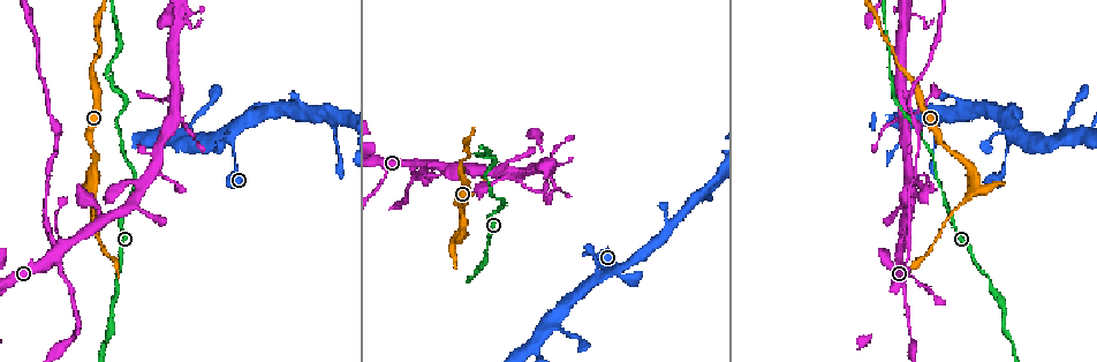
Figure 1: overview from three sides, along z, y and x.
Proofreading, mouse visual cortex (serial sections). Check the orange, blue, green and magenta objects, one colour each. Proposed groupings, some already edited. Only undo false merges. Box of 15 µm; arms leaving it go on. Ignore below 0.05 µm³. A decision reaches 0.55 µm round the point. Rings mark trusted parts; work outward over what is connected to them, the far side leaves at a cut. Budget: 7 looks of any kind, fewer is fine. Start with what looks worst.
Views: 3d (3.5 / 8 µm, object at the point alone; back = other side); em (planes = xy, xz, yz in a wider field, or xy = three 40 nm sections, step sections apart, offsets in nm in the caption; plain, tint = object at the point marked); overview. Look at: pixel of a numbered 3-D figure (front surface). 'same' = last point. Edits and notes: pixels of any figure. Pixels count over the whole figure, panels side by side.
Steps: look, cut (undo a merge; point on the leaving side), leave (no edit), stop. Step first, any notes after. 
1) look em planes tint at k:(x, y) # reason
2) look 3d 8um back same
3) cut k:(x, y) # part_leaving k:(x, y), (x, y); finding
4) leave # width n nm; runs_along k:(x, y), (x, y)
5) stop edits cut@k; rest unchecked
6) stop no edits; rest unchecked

look 3d 3.5um at 1:(424, 164) # two arms at a narrow angle

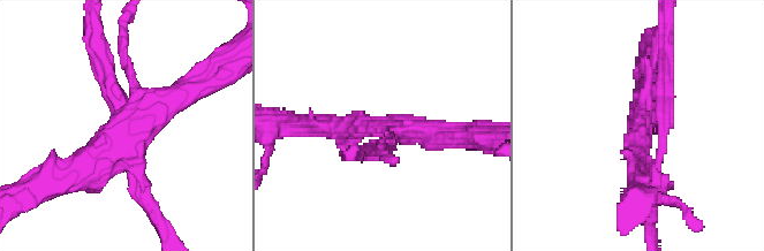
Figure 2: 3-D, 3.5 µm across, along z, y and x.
look em xy step 5 tint at 2:(129, 132)

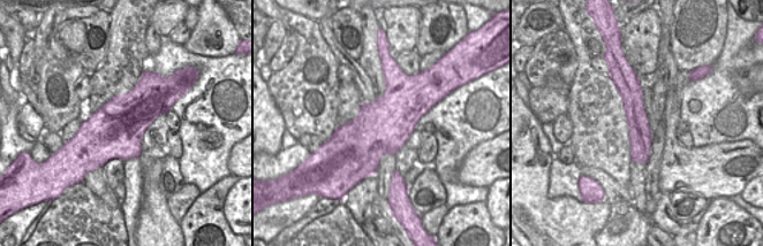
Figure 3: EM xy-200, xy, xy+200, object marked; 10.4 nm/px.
look em xy step 3 tint same

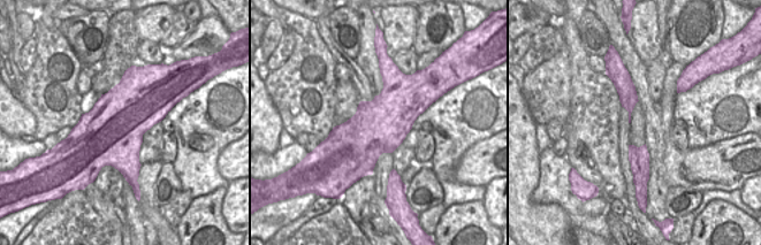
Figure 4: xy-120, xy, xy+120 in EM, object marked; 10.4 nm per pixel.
cut 2:(667, 88) # part_leaving 2:(657, 123), (663, 115), (666, 31); a second cell is stuck on

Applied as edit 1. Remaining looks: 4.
look overview

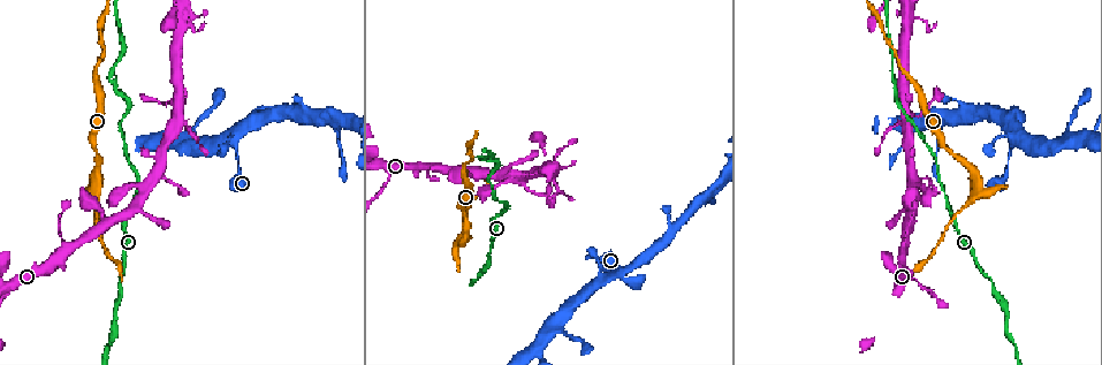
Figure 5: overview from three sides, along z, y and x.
look 3d 3.5um at 5:(979, 190) # sharp bend

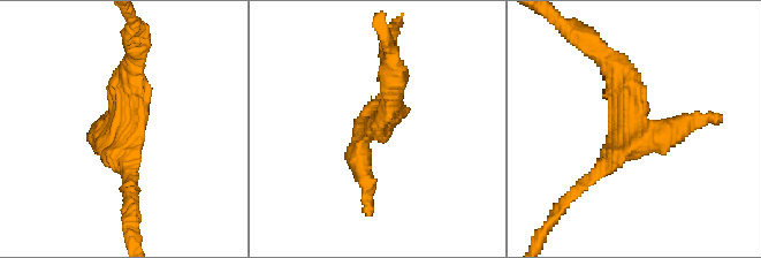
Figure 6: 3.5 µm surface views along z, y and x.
look em xy step 3 tint at 6:(121, 130)

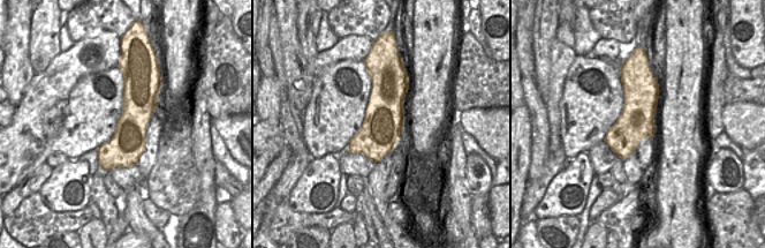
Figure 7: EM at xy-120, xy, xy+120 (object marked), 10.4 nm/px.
look em xy step 1 tint same # another direction

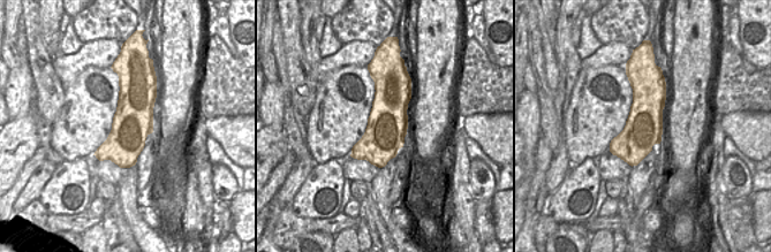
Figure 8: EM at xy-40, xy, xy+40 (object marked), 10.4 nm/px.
leave # runs_along 6:(607, 61), (633, 128), (580, 188); all the same cell

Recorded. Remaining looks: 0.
stop edits cut@2; rest unchecked

